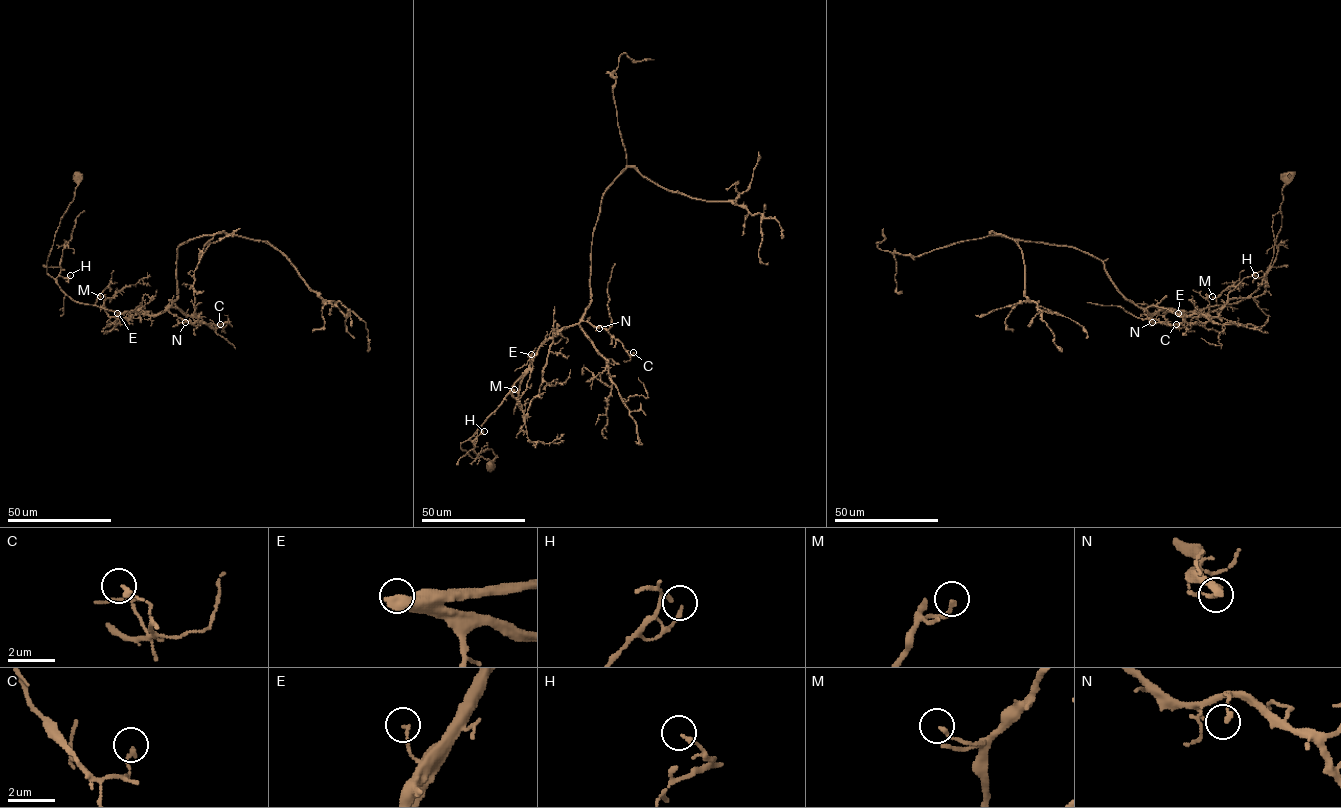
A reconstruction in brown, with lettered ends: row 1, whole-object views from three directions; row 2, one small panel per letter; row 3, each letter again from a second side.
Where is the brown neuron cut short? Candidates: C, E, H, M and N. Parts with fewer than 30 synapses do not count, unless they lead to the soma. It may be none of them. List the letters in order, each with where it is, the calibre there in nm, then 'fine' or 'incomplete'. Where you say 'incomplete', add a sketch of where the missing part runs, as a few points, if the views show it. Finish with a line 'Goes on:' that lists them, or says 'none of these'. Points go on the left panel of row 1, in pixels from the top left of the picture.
C: (220, 324) | 200 nm | fine
E: (117, 313) | 130 nm | fine
H: (70, 275) | 160 nm | fine
M: (100, 296) | 170 nm | fine
N: (185, 322) | 150 nm | fine
Goes on: none of these

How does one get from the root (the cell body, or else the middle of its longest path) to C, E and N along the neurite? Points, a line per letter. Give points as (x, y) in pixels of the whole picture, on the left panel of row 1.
C: (76, 176), (46, 262), (60, 288), (76, 302), (117, 312), (167, 311), (214, 328), (220, 324)
E: (76, 176), (78, 186), (55, 234), (46, 273), (72, 300), (117, 313)
N: (76, 176), (78, 186), (55, 234), (46, 273), (76, 302), (121, 313), (167, 311), (185, 322)

